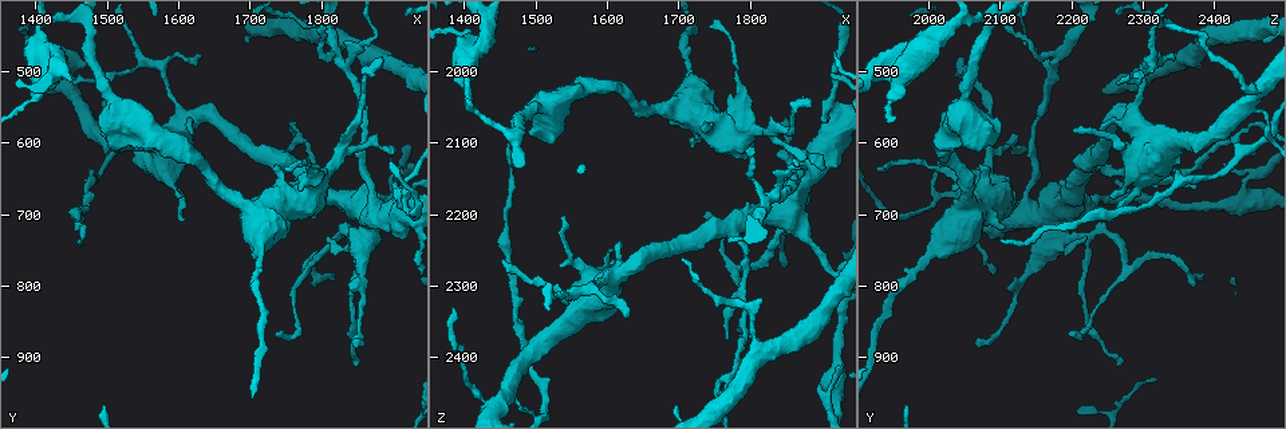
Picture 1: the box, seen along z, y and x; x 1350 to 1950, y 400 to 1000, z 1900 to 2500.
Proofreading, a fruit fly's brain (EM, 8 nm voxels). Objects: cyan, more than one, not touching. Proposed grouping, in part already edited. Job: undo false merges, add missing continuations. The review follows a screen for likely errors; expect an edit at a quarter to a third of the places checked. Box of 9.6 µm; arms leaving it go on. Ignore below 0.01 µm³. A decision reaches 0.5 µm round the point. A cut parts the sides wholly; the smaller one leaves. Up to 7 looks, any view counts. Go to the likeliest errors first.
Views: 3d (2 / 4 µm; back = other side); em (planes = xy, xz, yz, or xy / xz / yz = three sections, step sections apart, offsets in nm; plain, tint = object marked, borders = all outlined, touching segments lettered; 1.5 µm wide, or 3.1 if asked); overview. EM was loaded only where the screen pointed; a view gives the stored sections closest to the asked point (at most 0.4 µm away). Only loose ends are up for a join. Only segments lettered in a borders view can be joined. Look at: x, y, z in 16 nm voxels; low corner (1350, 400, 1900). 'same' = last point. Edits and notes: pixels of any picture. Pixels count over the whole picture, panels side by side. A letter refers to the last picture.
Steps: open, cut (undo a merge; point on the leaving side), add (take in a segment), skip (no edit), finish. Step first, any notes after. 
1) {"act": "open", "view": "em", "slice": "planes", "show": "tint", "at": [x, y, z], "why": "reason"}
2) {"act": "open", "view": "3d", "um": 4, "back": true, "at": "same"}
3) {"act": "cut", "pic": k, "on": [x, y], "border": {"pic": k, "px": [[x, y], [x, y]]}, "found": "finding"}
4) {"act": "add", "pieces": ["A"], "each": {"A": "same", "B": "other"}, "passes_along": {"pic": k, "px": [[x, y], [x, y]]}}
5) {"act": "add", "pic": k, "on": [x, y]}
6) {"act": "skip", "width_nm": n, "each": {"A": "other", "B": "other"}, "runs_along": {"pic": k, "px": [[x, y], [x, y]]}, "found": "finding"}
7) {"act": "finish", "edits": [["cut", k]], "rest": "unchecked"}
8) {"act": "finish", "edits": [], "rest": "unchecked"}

{"act": "open", "view": "em", "um": 3.1, "slice": "planes", "show": "tint", "at": [1840, 495, 2175], "why": "four arms meet"}

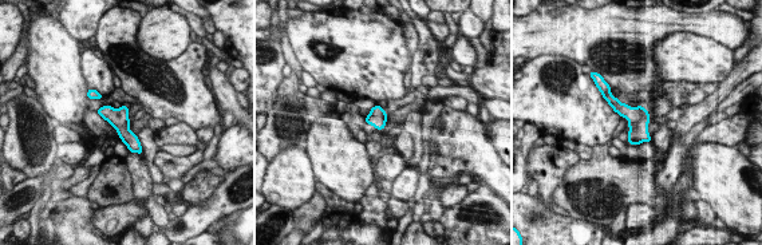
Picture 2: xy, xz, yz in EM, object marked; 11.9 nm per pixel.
{"act": "open", "view": "em", "um": 3.1, "slice": "planes", "show": "borders", "at": "same", "why": "see the neighbours"}

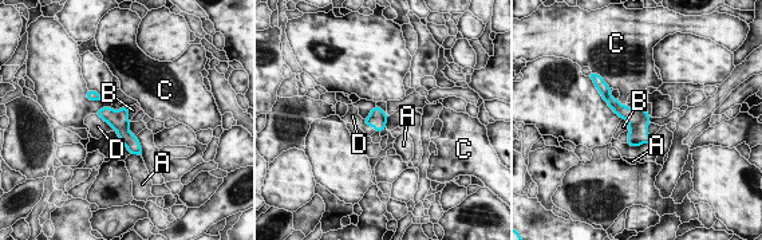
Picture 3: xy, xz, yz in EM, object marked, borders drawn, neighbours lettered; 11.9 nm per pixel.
{"act": "skip", "width_nm": 220, "longest_contact_nm": ["D", 300], "each": {"A": "other", "B": "other", "C": "other", "D": "other"}, "found": "one cell here"}

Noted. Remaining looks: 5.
{"act": "open", "view": "3d", "um": 4, "at": [1920, 680, 2060], "why": "small branch off a trunk"}

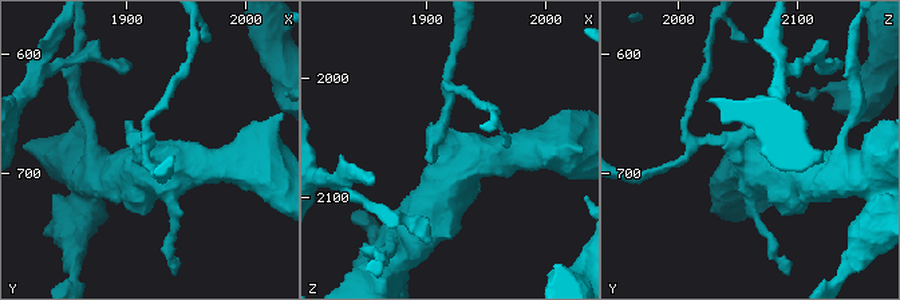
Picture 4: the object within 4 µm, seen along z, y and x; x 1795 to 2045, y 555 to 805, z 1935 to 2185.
{"act": "open", "view": "em", "slice": "planes", "show": "tint", "at": [1924, 684, 2054], "why": "need the tissue"}

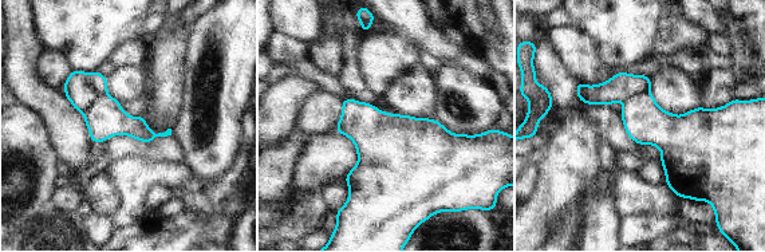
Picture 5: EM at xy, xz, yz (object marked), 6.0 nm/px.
{"act": "open", "view": "em", "slice": "planes", "show": "borders", "at": "same"}

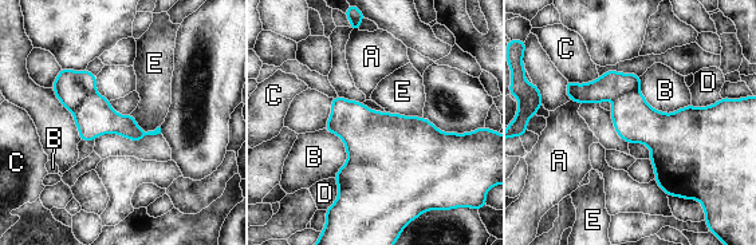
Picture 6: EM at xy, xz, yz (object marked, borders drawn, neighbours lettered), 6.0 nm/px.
{"act": "cut", "pic": 6, "on": [67, 85], "each": {"A": "other", "B": "other", "C": "other", "D": "other", "E": "other"}, "border": {"pic": 6, "px": [[95, 90], [81, 93], [73, 111]]}, "found": "two cells meet here"}

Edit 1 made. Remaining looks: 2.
{"act": "open", "view": "overview", "why": "see it whole again"}

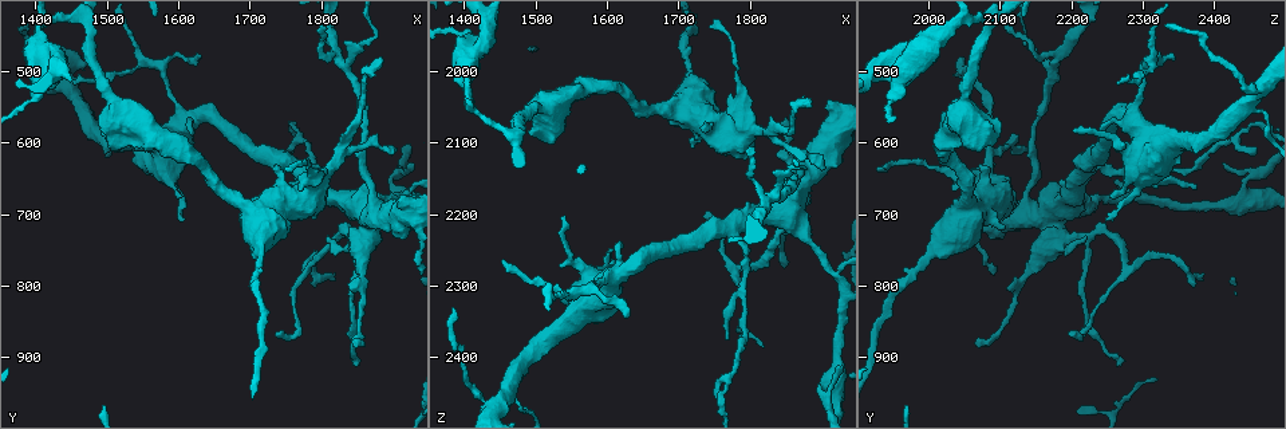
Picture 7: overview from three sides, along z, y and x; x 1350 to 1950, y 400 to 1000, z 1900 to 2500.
{"act": "open", "view": "em", "slice": "planes", "show": "borders", "at": [1785, 780, 2275], "why": "sharp bend"}

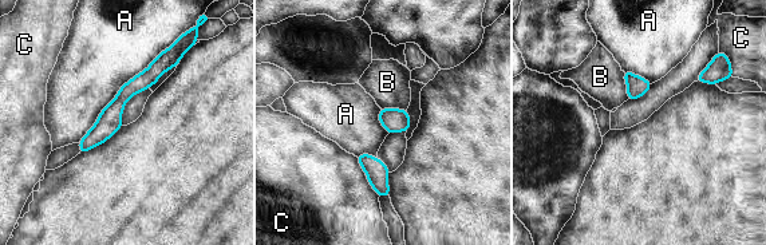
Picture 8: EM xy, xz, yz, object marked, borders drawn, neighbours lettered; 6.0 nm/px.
{"act": "skip", "each": {"A": "other", "B": "other", "C": "other"}, "found": "all the same cell"}

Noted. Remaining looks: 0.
{"act": "finish", "edits": [["cut", 6]], "rest": "unchecked"}

